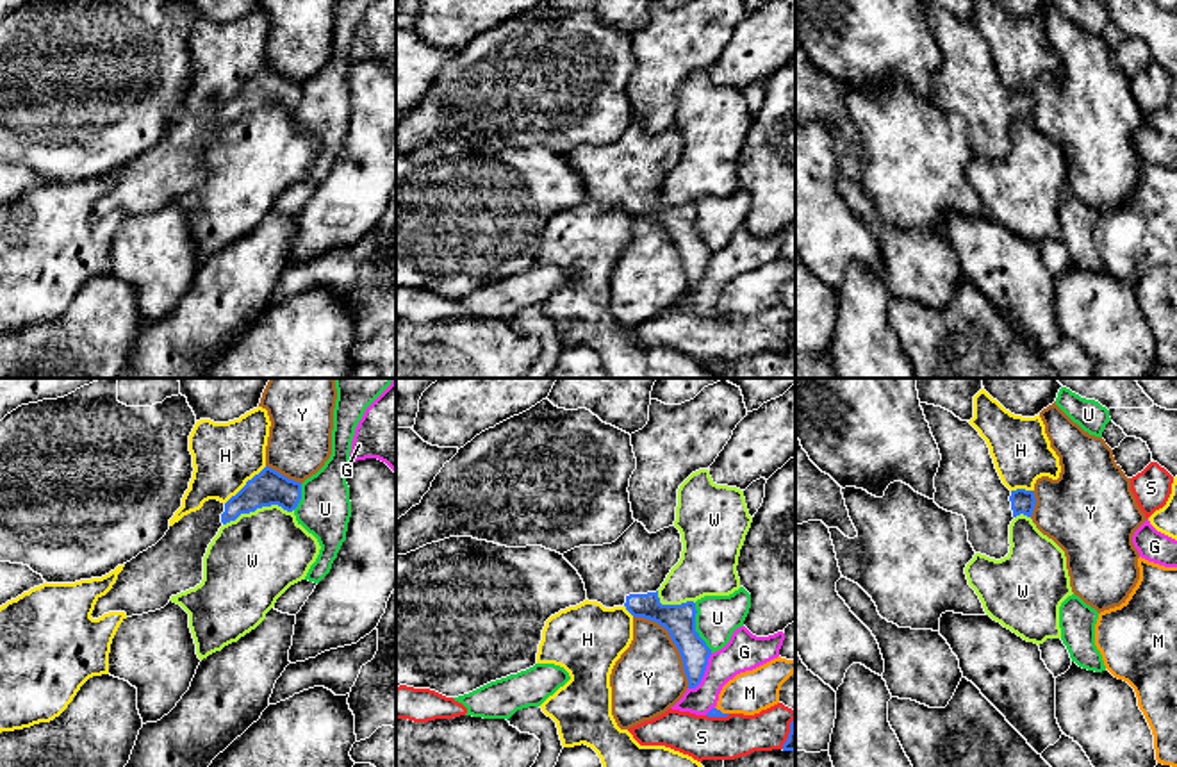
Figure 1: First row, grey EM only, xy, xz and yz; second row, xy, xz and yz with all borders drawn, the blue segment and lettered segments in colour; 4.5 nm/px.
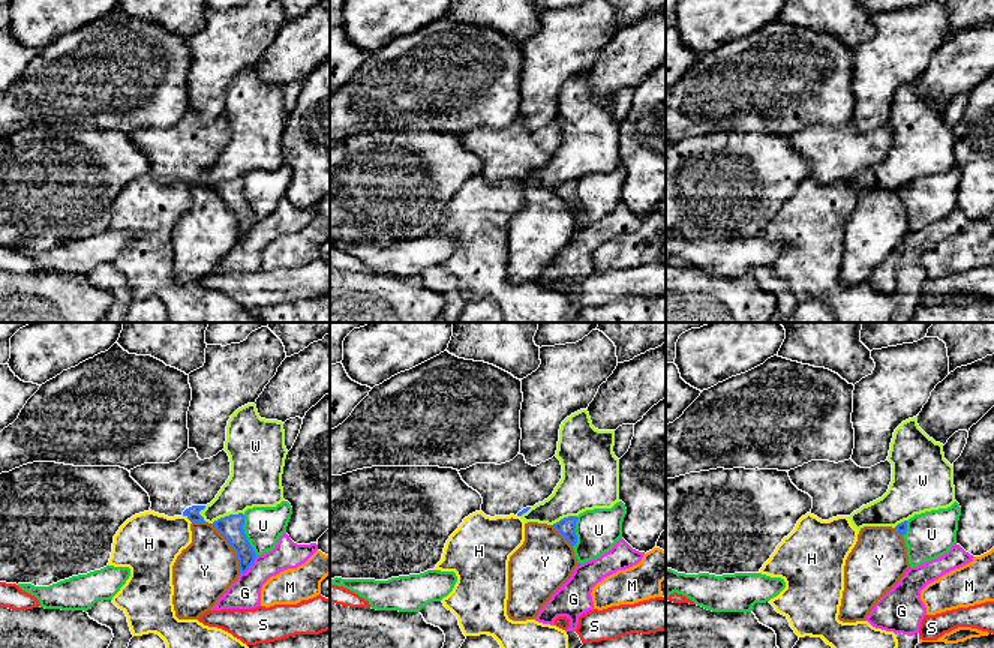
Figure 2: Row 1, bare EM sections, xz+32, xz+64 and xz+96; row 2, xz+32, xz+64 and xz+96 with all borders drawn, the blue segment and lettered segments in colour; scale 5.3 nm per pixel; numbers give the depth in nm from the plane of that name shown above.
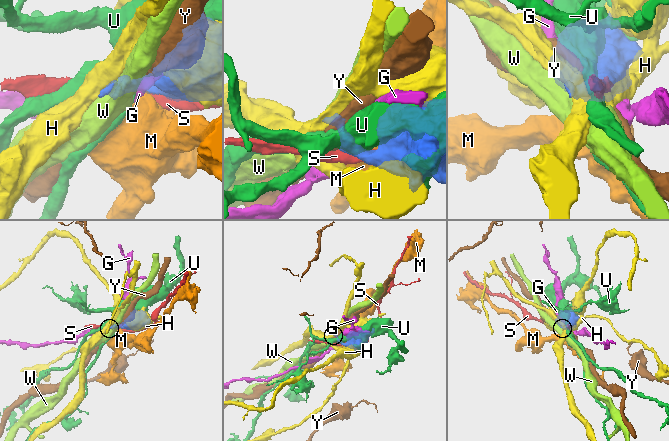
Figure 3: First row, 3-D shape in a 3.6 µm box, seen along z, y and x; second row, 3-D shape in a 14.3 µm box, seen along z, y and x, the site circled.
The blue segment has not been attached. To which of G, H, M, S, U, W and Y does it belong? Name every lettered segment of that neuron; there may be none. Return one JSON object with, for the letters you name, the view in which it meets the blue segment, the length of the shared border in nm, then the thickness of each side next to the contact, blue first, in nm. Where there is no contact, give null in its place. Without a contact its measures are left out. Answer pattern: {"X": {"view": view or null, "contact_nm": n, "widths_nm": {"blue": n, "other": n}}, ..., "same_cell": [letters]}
{"same_cell": []}

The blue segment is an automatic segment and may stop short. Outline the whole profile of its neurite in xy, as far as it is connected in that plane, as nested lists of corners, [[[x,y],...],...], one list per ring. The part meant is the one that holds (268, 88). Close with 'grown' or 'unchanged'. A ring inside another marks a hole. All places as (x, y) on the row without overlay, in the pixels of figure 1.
[[[266,66],[226,103],[218,100],[205,102],[200,111],[184,116],[178,123],[169,127],[166,136],[155,146],[127,162],[112,189],[105,196],[98,198],[91,218],[98,219],[109,212],[125,212],[127,218],[132,218],[164,209],[173,196],[202,184],[203,157],[223,125],[235,121],[241,114],[250,114],[271,105],[278,105],[284,111],[292,112],[300,100],[301,84],[289,80]]]; grown

